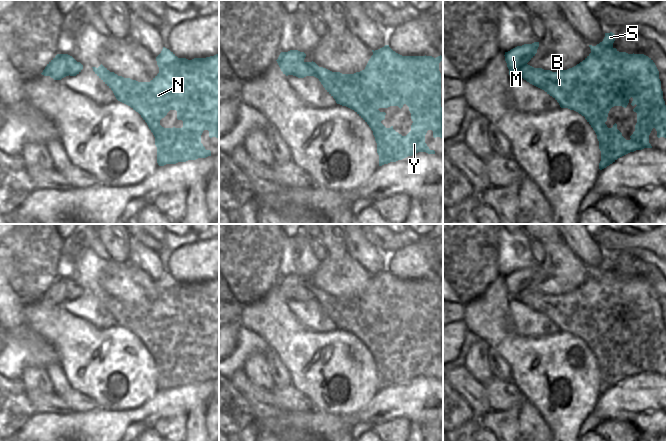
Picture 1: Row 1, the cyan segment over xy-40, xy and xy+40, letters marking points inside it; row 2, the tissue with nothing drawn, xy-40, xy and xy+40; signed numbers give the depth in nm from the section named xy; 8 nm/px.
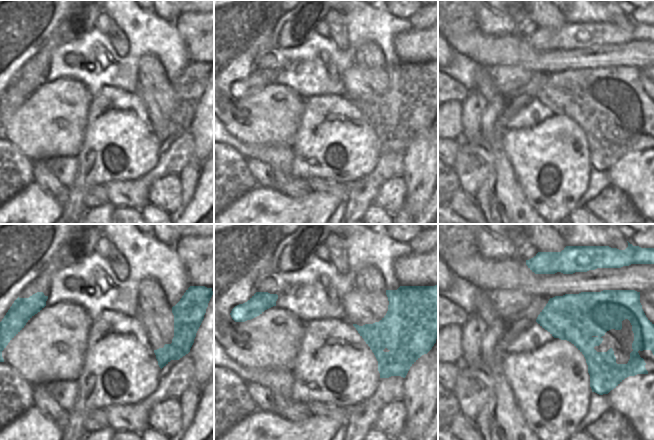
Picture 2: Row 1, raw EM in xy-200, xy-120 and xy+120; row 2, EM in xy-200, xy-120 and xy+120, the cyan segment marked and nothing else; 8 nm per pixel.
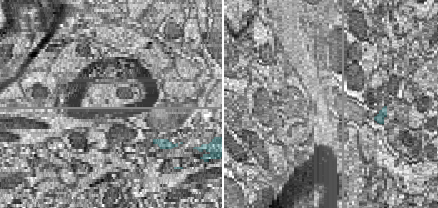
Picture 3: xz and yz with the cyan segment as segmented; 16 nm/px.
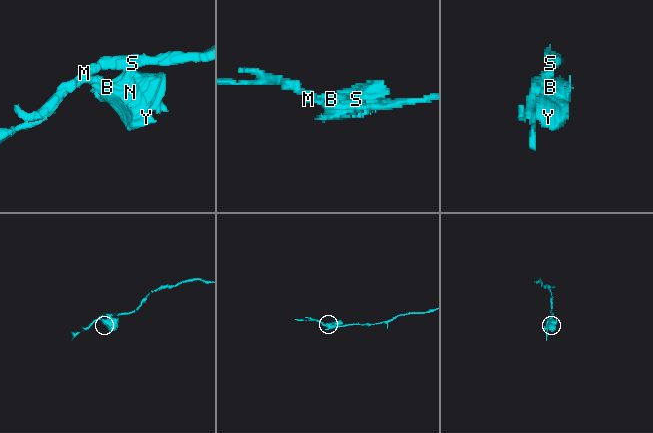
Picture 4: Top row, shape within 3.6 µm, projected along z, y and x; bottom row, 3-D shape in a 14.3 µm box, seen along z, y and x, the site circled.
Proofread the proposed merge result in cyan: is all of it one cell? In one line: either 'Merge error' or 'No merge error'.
Merge error

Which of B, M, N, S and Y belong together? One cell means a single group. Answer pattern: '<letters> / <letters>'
B N Y / M S

